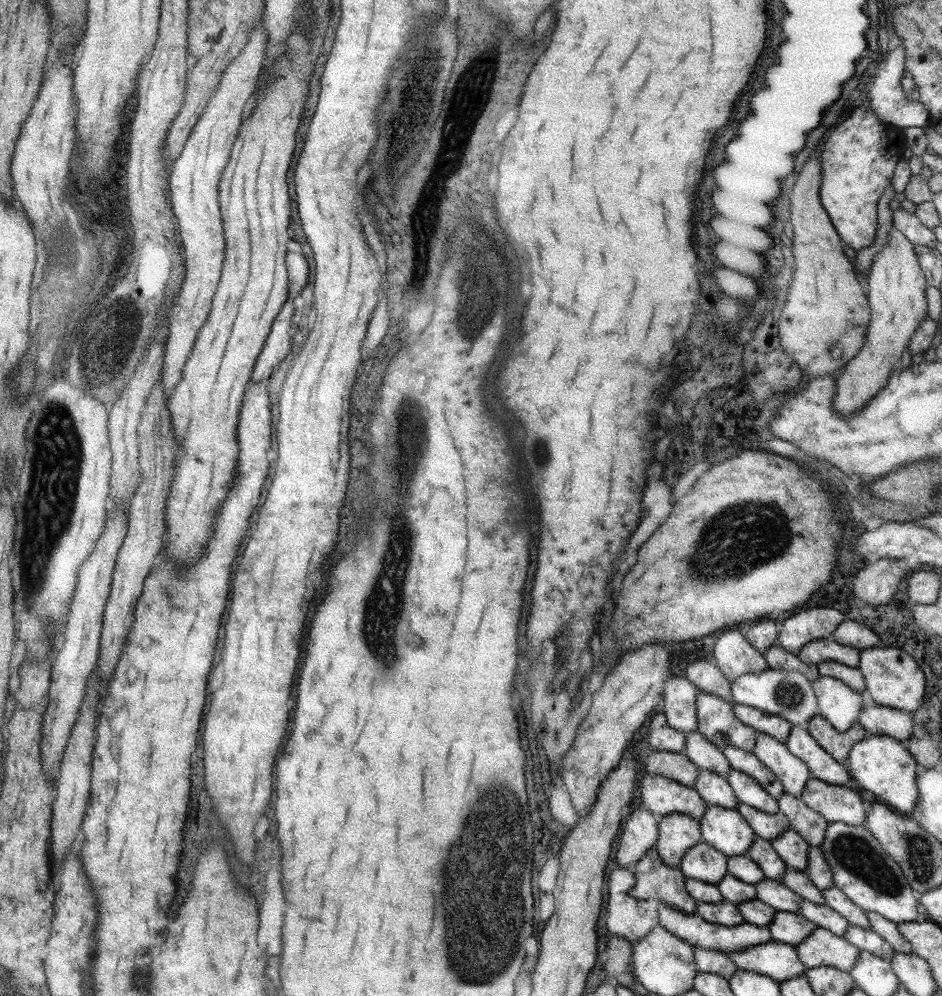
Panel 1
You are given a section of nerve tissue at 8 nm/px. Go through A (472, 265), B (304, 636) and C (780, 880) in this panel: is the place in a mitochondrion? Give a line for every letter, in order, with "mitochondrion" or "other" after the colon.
A: mitochondrion
B: other
C: other

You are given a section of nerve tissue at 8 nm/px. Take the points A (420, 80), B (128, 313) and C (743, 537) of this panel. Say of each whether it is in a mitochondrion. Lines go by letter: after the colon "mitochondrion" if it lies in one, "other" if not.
A: mitochondrion
B: mitochondrion
C: mitochondrion

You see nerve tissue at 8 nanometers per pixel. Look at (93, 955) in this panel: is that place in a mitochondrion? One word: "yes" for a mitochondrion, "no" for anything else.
no

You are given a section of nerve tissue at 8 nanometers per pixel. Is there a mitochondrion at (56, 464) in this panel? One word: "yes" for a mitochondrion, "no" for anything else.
yes

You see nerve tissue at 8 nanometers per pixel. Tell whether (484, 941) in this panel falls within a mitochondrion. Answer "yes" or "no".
yes

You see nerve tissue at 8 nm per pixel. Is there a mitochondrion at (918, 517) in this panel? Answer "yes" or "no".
no

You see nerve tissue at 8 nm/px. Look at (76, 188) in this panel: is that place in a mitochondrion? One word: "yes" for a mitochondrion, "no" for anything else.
no

